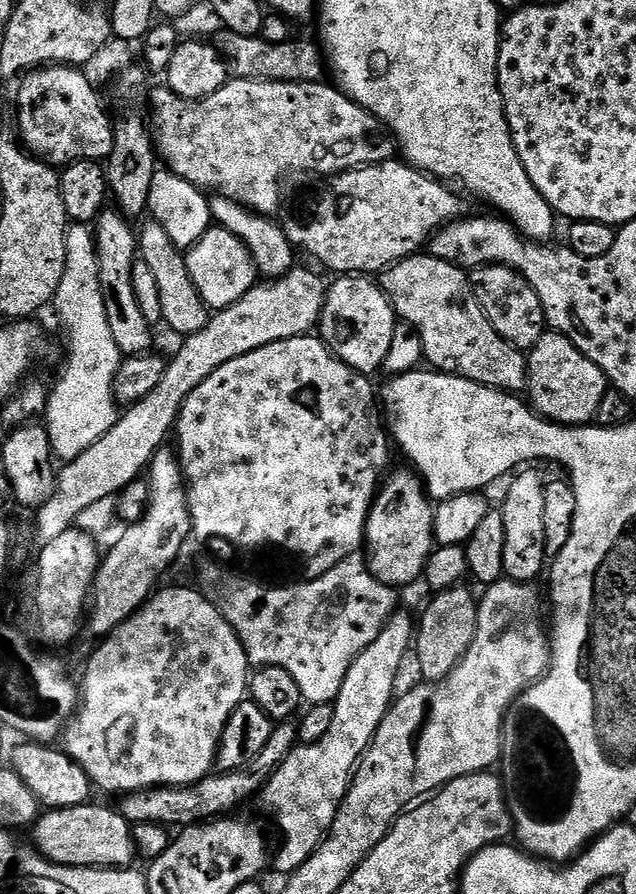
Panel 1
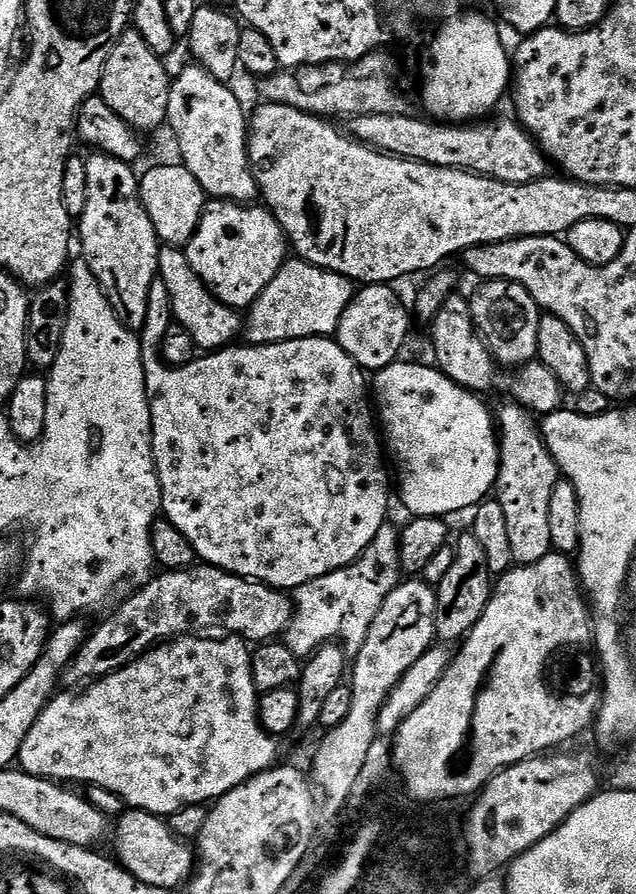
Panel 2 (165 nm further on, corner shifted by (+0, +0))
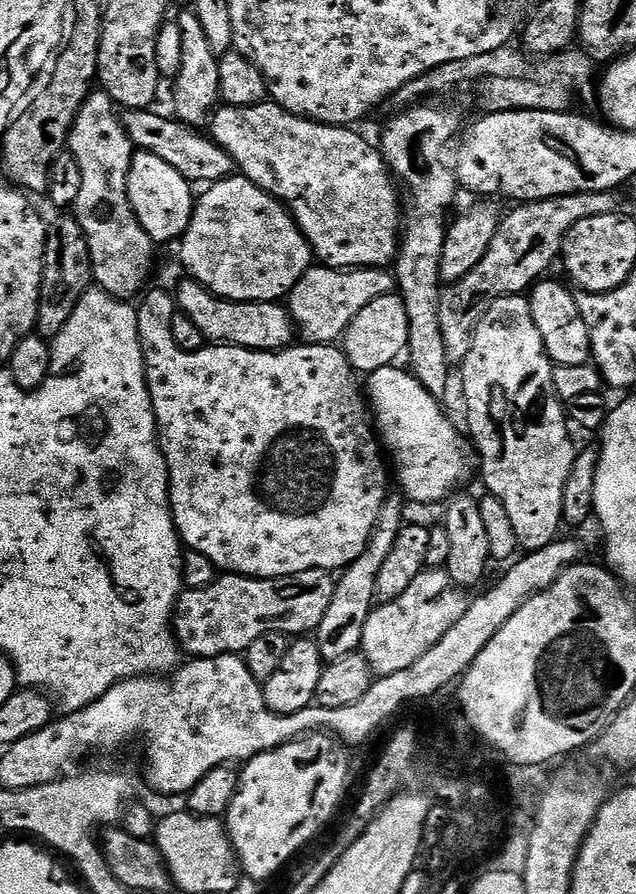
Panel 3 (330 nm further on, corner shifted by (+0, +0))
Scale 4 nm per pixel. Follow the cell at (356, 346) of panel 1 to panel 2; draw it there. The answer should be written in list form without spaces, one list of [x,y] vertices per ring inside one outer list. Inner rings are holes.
[[[369,284],[361,287],[353,295],[350,306],[340,319],[334,339],[340,343],[342,350],[354,358],[358,367],[375,374],[387,364],[397,363],[400,351],[408,340],[408,320],[410,312],[402,301],[396,297],[395,287],[386,284]]]

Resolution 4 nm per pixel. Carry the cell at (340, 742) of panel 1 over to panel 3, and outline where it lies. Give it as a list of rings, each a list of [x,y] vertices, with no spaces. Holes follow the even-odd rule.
[[[447,570],[420,572],[418,578],[414,578],[414,582],[410,582],[410,590],[406,590],[406,594],[373,607],[370,618],[366,622],[366,630],[362,634],[360,648],[370,662],[373,673],[377,677],[389,676],[398,674],[398,670],[406,670],[406,666],[414,666],[414,662],[418,662],[418,658],[422,658],[422,654],[426,654],[466,614],[469,603],[469,593],[454,582],[454,578]]]

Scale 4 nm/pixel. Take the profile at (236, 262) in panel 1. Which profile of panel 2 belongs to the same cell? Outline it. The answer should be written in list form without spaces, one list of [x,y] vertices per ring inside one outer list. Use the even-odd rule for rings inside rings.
[[[209,199],[186,251],[190,266],[202,282],[226,306],[247,310],[270,286],[286,259],[286,237],[267,207],[233,204],[230,200]]]

